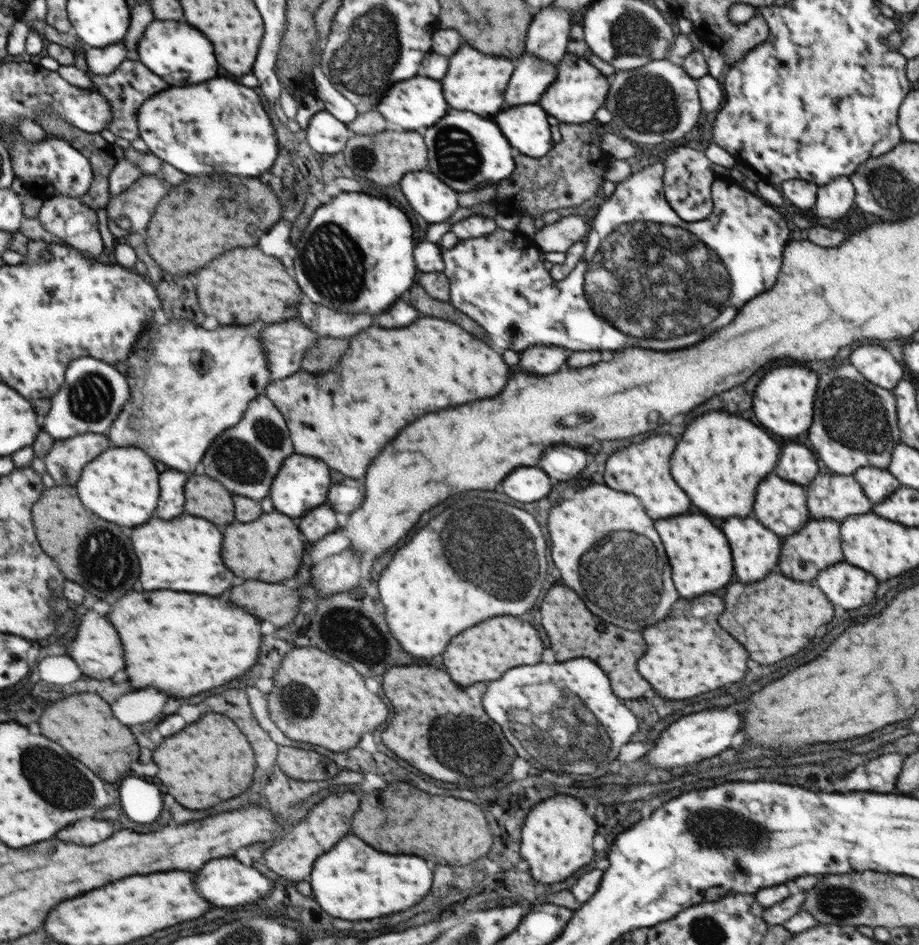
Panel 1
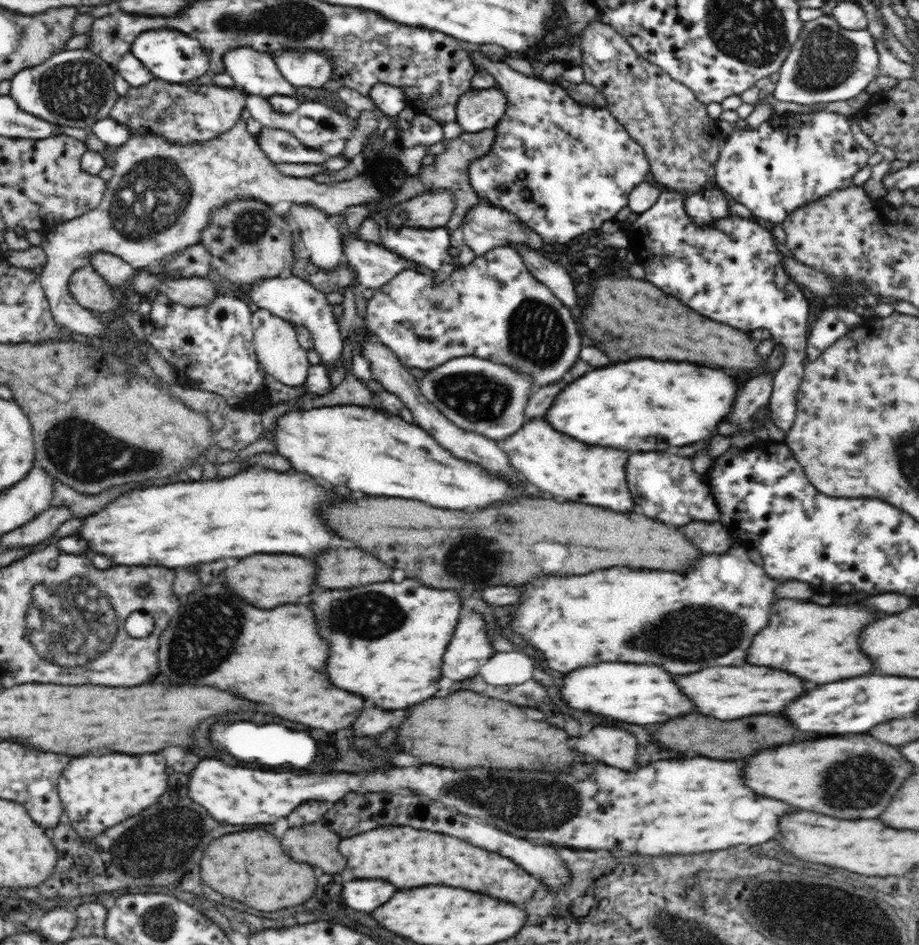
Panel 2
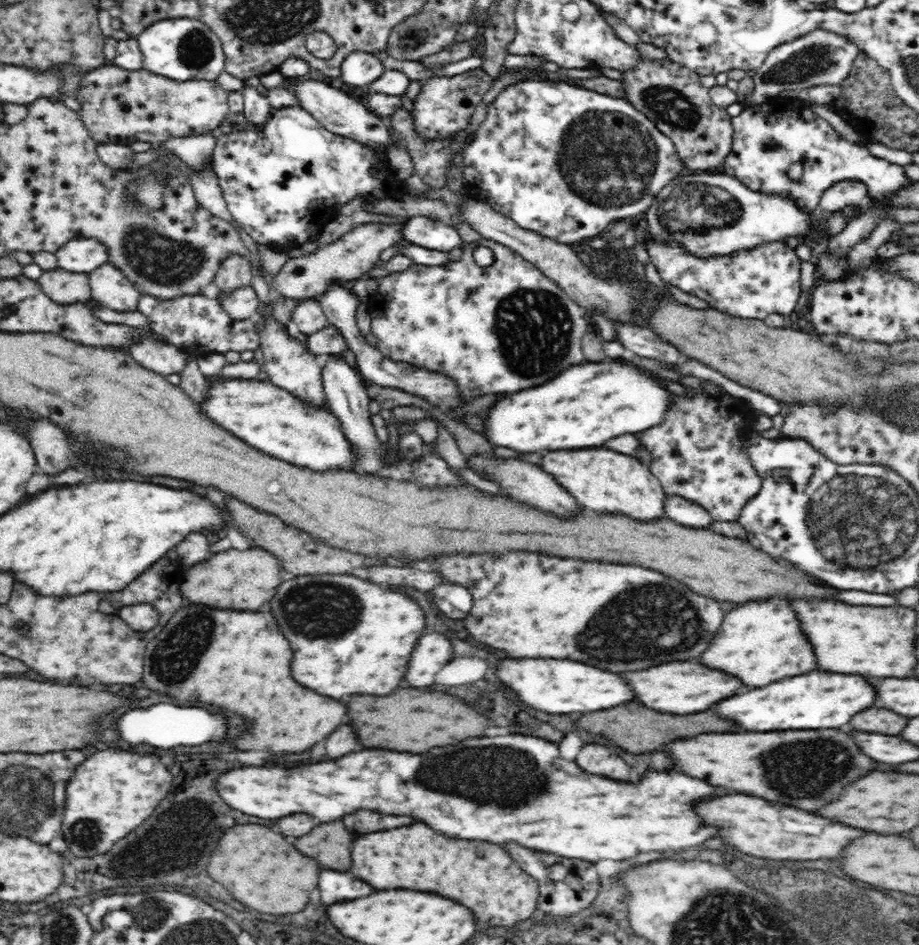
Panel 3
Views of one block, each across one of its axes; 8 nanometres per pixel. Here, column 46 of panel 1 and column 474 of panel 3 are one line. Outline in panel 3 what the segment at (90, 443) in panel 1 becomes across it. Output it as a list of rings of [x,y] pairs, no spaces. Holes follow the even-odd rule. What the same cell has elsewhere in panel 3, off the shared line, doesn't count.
[[[486,454],[471,455],[467,459],[467,464],[479,476],[486,480],[491,480],[494,484],[500,486],[500,490],[506,492],[506,496],[512,496],[514,500],[520,500],[520,502],[526,502],[534,508],[540,508],[540,510],[548,510],[548,512],[554,512],[556,516],[574,516],[576,512],[580,512],[580,506],[576,502],[576,498],[566,492],[560,484],[556,484],[556,480],[546,474],[542,468],[534,466],[534,464],[528,464],[528,462],[522,462],[522,460],[500,460],[496,456],[488,457]]]

